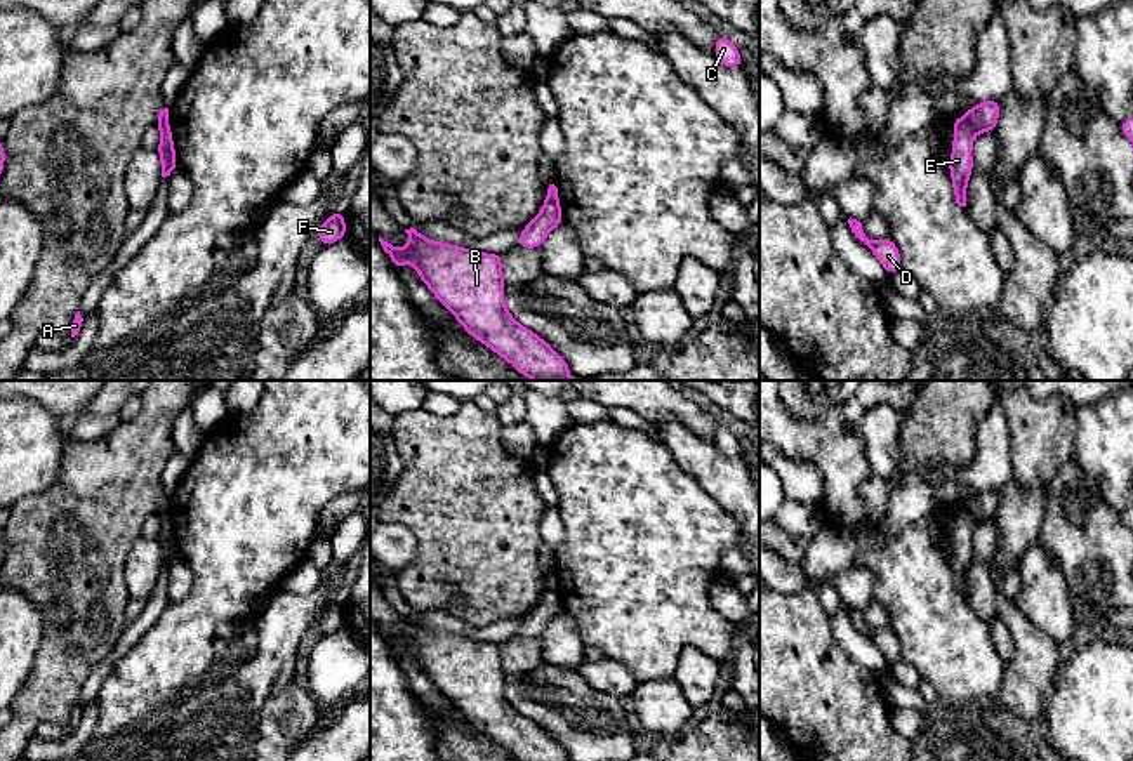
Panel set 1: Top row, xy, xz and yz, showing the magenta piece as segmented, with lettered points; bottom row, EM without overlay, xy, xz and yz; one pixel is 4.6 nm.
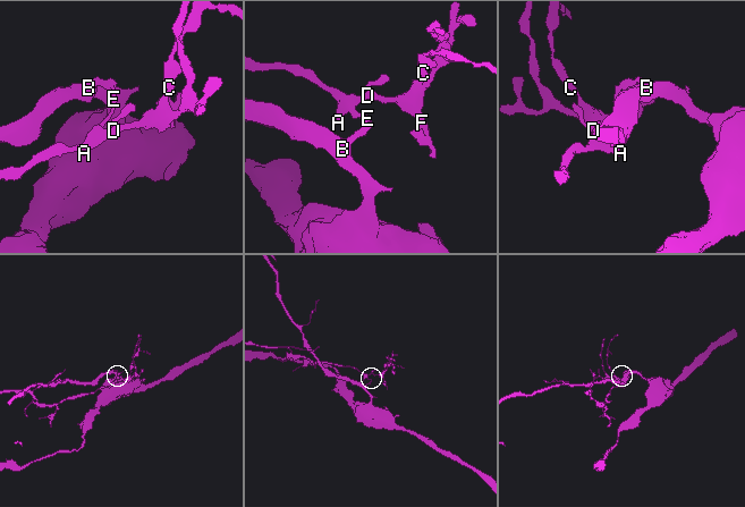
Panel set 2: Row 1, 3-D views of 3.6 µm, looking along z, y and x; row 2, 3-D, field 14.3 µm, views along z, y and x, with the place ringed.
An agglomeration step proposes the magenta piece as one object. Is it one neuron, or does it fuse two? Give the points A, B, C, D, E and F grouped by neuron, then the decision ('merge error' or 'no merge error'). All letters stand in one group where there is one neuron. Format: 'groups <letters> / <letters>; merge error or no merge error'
groups A C D E F / B; merge error

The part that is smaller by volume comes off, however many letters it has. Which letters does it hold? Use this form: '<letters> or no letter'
A, C, D, E, F

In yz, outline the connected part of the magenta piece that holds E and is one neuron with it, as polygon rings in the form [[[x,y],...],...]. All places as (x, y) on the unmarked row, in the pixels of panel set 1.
[[[959,506],[952,514],[954,533],[949,551],[954,587],[959,596],[966,596],[966,575],[973,561],[971,533],[977,525],[966,506]]]

